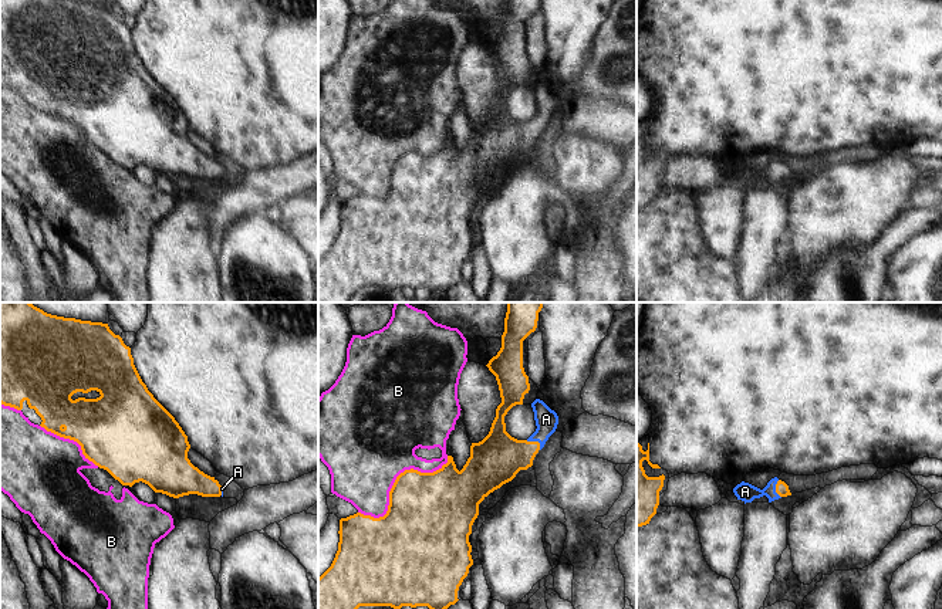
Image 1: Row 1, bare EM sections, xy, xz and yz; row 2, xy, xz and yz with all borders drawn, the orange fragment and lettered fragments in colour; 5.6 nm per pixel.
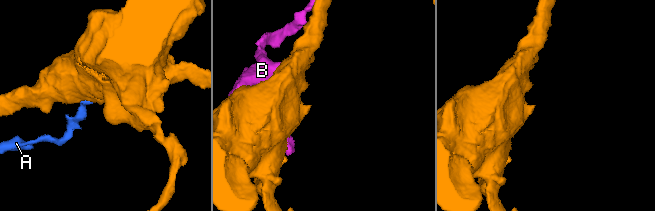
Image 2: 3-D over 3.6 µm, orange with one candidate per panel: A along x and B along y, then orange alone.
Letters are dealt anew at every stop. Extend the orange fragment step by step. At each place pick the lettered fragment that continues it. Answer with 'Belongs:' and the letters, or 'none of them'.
Belongs: A

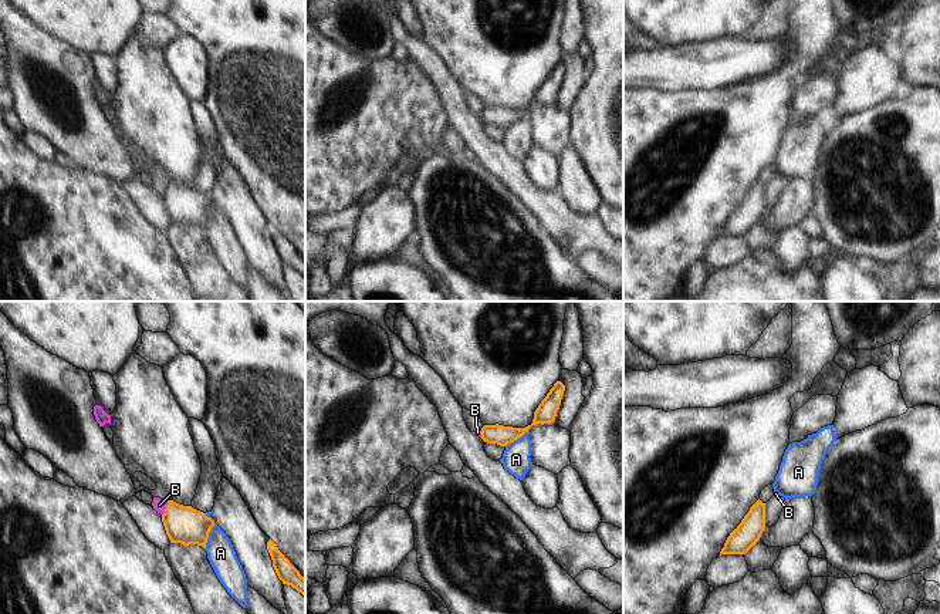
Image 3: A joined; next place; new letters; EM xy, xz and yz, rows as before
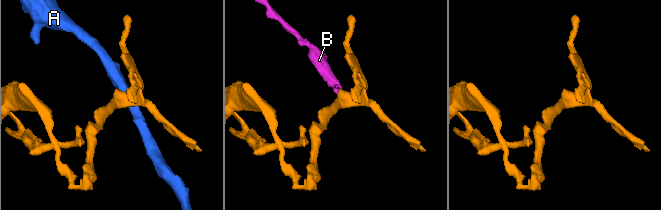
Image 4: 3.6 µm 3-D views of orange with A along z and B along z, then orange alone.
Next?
Belongs: none of them

